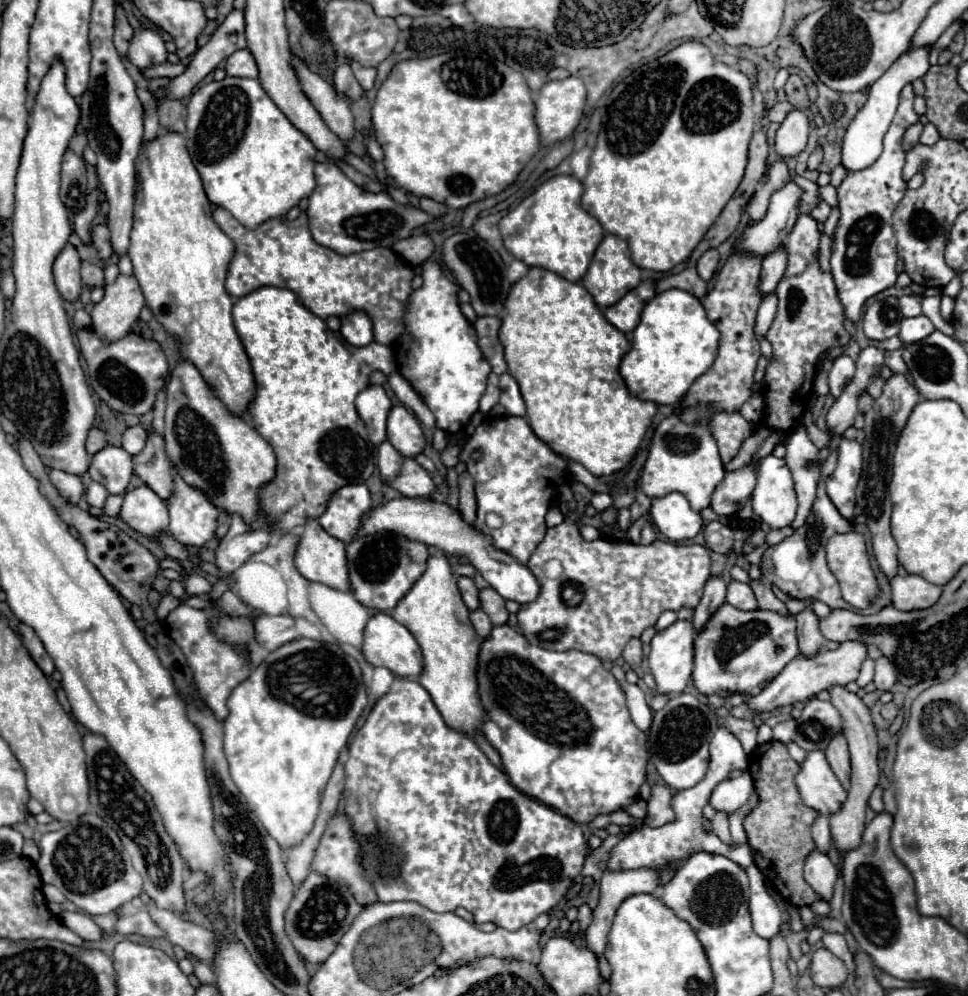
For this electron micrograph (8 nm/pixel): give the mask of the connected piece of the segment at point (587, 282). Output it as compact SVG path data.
M605 234L603 242L599 244L593 262L587 270L587 274L583 276L581 284L591 292L591 296L595 298L597 306L601 308L609 308L611 304L617 304L629 290L633 290L637 284L641 282L641 268L637 268L631 262L631 252L625 240L621 240L615 234Z

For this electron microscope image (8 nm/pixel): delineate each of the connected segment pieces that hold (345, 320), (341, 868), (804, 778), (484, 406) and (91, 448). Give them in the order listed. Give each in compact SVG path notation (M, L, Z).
M353 312L347 316L341 316L341 334L349 344L363 348L373 342L371 320L363 312Z
M335 816L327 824L327 830L325 830L325 834L321 838L321 844L317 848L317 854L315 854L315 860L313 860L311 868L315 872L335 880L335 882L345 882L349 886L349 890L355 894L355 898L359 900L359 904L369 906L369 904L377 902L377 894L375 894L373 886L363 878L363 868L359 864L357 850L359 850L359 844L353 838L353 830L351 830L349 818L347 816Z
M819 750L809 752L795 780L803 802L825 816L839 812L843 800L847 800L847 790L841 786L839 778L831 772L825 754Z
M489 374L489 380L487 380L487 390L485 390L485 394L483 394L483 398L481 398L481 404L479 404L479 412L481 414L489 414L491 412L491 408L499 402L499 376L495 376L495 374Z
M91 428L89 438L87 438L87 452L89 452L89 454L95 454L95 452L103 450L105 446L107 446L105 432L103 432L103 430L99 430L99 428Z

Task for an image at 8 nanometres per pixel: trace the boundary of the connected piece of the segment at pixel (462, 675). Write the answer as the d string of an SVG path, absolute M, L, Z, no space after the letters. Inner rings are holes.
M429 556L427 570L391 616L419 642L425 658L419 682L431 694L445 724L473 738L479 724L483 724L483 704L479 704L479 684L475 684L475 660L479 660L481 642L479 636L475 636L475 628L471 628L471 620L467 620L469 610L461 600L445 556Z

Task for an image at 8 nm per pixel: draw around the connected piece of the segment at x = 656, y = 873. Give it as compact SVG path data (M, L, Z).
M671 860L667 862L663 868L637 868L637 870L605 870L603 872L603 878L601 878L601 896L599 896L599 904L597 908L593 910L593 922L591 926L587 928L587 944L589 948L599 956L599 968L601 968L601 976L605 980L609 980L609 964L607 960L603 958L603 950L605 950L605 944L607 944L607 932L611 928L611 922L613 922L613 916L615 916L615 910L617 906L633 896L633 894L643 894L643 892L653 892L657 886L661 886L661 876L663 876L663 870L677 870L679 868L679 862Z

